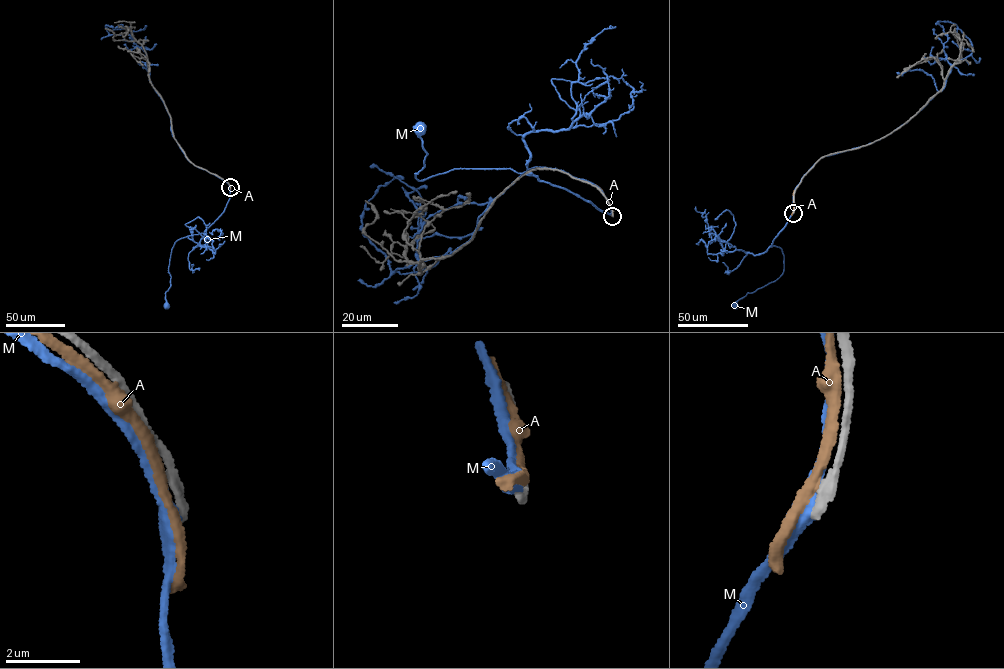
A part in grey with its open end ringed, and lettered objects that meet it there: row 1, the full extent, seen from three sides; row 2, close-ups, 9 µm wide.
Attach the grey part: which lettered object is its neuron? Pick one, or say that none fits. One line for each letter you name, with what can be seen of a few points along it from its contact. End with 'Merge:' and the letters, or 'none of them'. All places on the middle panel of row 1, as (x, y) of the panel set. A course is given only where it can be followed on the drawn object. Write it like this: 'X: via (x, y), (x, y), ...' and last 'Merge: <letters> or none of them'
Merge: none of them

